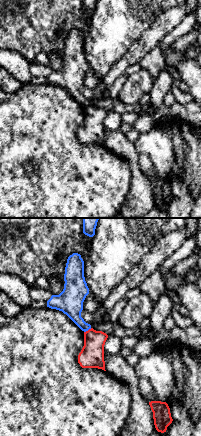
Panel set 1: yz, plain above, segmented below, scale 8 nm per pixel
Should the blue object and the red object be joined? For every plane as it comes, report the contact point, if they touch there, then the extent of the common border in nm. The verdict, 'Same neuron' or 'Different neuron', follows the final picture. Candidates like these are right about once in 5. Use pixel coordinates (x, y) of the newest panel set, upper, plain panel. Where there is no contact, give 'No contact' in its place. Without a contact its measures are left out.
Touches blue at (87, 106). Shared border 70 nm

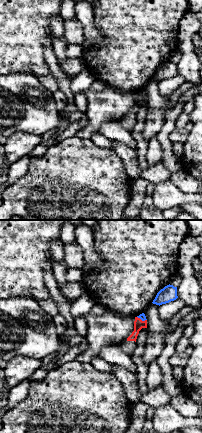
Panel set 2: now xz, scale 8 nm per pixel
Touches blue at (142, 96). Shared border 90 nm

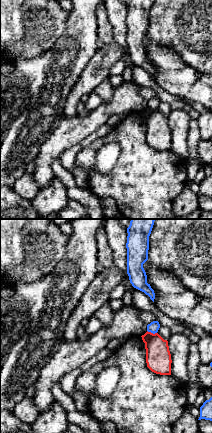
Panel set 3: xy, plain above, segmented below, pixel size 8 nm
Touches blue at (152, 108). Shared border 80 nm

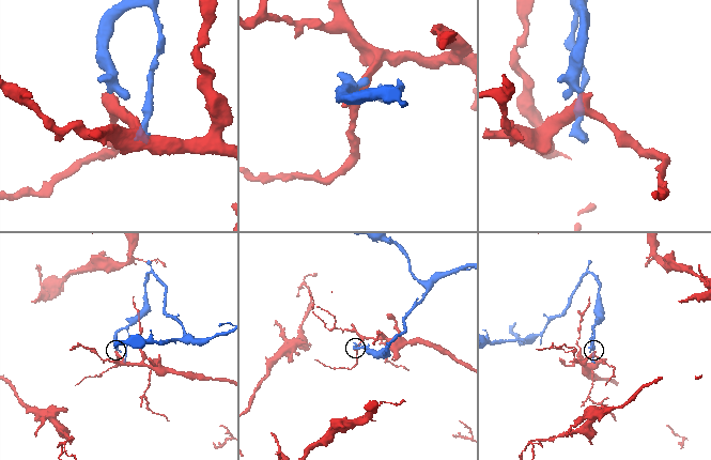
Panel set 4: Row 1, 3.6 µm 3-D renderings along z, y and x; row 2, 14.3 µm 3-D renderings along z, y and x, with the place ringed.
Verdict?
Different neuron

